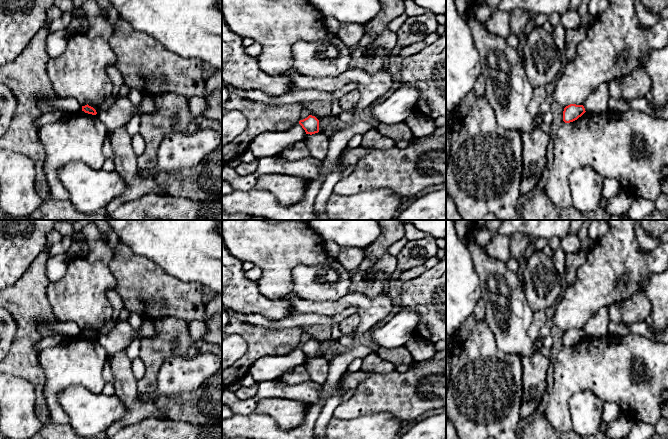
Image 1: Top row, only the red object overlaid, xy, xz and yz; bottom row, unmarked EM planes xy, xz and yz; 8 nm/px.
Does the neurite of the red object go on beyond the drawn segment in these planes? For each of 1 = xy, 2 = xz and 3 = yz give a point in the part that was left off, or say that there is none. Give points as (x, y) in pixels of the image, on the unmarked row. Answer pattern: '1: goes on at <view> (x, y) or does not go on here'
1: does not go on here
2: does not go on here
3: does not go on here

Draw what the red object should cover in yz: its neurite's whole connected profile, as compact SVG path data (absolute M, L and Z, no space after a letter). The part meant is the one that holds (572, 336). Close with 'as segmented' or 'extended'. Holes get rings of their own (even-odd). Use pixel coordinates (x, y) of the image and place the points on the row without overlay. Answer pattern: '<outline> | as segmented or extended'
M570 328L564 332L563 345L565 347L573 346L581 341L585 336L583 329Z | as segmented

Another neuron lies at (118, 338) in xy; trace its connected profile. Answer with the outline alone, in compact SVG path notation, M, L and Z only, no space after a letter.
M118 320L114 328L99 335L96 339L109 356L125 350L134 340L138 340L139 329L133 329L127 320Z

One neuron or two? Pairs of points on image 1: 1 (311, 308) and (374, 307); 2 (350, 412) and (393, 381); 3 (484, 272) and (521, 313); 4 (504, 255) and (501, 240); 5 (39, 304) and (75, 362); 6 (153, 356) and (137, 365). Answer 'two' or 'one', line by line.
1: one
2: one
3: one
4: one
5: two
6: two

